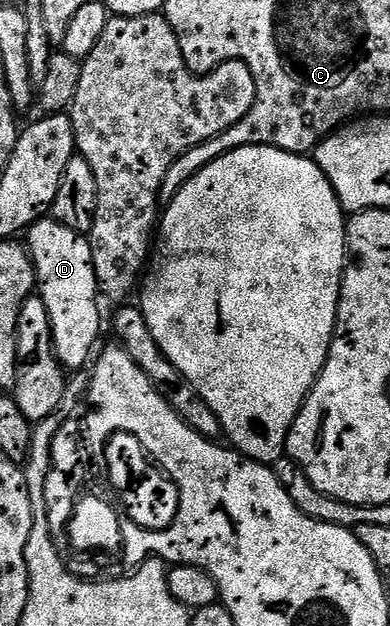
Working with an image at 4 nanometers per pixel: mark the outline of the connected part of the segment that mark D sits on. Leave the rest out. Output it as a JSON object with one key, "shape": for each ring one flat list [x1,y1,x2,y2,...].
{"shape":[[45,216,28,227,26,245,36,269,38,296,46,304,48,322,52,326,56,359,65,371,85,369,100,338,101,299,98,297,98,283,92,263,91,241,83,234,75,234,55,218]]}

